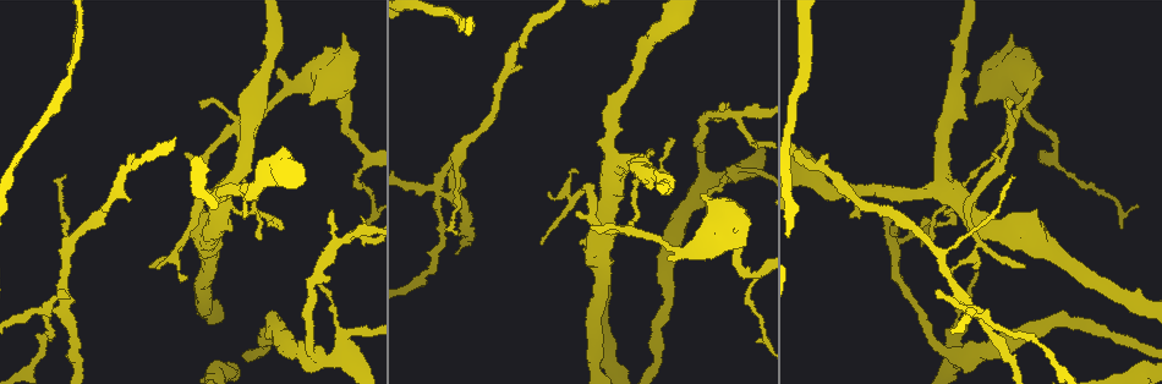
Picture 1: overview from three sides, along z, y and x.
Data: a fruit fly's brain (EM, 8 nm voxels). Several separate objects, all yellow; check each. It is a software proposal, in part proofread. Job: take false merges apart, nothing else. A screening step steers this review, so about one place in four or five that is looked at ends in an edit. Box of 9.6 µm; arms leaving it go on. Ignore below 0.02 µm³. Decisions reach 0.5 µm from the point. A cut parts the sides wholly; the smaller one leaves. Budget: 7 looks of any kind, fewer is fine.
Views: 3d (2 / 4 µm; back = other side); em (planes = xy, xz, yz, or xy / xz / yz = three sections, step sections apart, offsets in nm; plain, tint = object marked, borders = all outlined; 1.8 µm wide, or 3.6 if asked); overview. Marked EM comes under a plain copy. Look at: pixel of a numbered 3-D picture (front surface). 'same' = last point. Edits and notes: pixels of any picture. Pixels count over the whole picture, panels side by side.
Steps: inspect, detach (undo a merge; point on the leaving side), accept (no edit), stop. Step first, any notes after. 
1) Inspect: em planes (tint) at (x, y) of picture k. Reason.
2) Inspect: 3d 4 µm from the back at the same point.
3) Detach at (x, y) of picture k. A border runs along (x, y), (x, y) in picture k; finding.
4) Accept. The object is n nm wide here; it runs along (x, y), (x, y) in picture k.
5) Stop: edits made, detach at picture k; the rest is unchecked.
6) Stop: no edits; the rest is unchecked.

Inspect: em yz step 8 (tint) at (626, 228) of picture 1. Three-way junction.

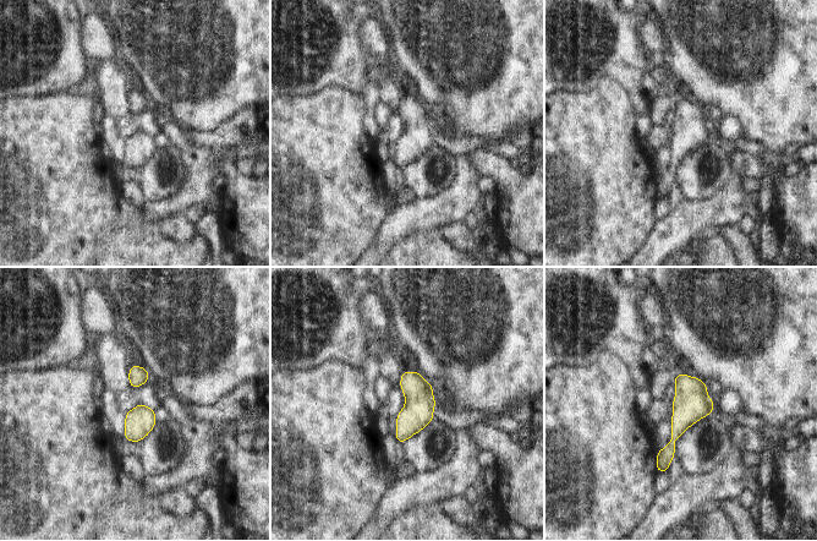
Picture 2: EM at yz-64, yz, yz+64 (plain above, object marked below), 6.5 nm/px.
Accept. It runs along (695, 380), (691, 403), (661, 469) in picture 2; all the same neuron.

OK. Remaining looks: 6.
Inspect: em xy step 16 (tint) at (336, 244) of picture 1.

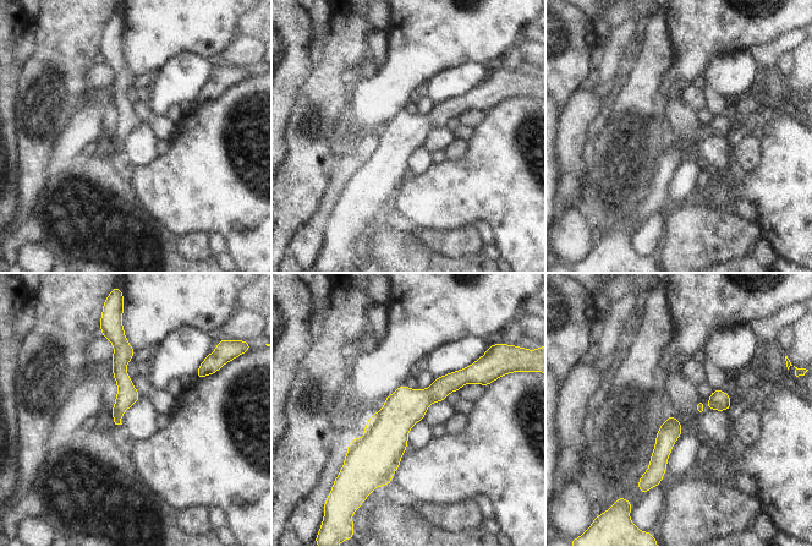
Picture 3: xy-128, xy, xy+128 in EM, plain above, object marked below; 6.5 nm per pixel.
Inspect: em planes (borders) at the same point.

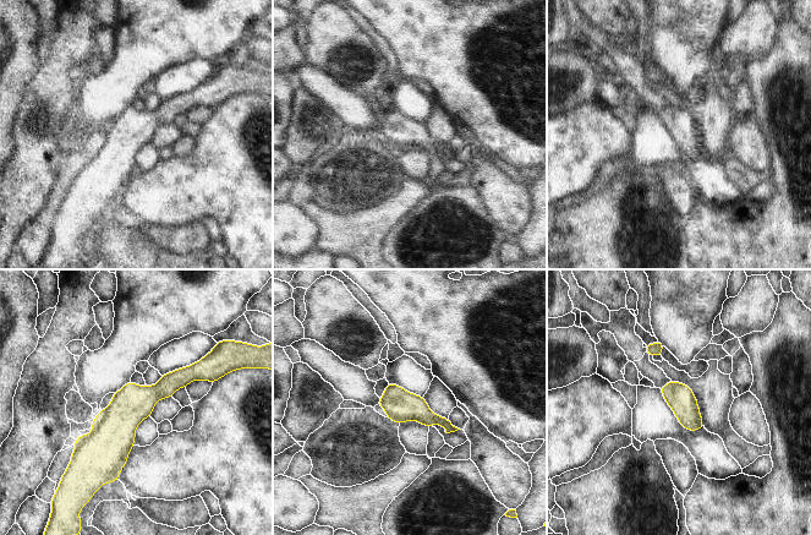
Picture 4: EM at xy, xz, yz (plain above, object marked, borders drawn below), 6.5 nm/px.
Accept. The object is 180 nm wide here; it runs along (196, 366), (113, 433), (110, 475) in picture 4; all the same neuron.

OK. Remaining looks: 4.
Inspect: em planes (tint) at (950, 339) of picture 1. Abrupt turn.

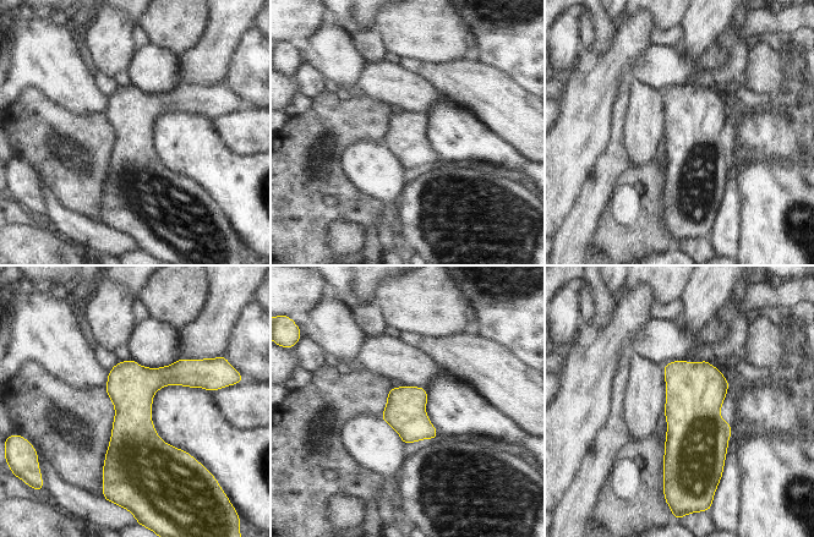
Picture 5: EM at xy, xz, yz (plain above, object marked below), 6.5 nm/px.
Accept. One neuron here.

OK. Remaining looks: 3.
Stop: no edits; the rest is unchecked.

